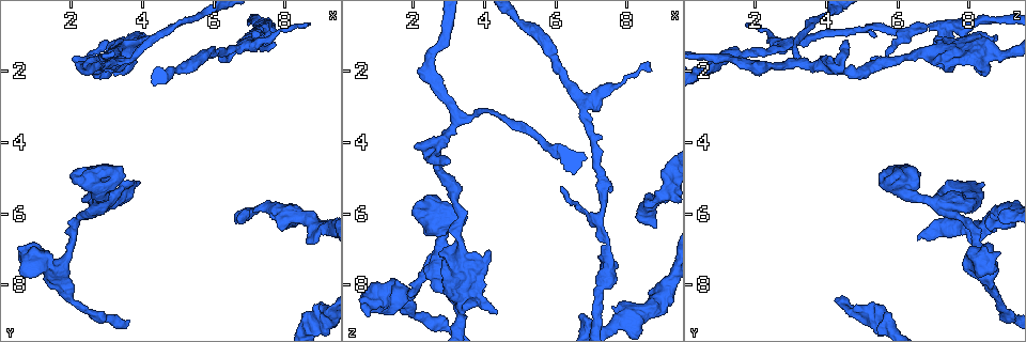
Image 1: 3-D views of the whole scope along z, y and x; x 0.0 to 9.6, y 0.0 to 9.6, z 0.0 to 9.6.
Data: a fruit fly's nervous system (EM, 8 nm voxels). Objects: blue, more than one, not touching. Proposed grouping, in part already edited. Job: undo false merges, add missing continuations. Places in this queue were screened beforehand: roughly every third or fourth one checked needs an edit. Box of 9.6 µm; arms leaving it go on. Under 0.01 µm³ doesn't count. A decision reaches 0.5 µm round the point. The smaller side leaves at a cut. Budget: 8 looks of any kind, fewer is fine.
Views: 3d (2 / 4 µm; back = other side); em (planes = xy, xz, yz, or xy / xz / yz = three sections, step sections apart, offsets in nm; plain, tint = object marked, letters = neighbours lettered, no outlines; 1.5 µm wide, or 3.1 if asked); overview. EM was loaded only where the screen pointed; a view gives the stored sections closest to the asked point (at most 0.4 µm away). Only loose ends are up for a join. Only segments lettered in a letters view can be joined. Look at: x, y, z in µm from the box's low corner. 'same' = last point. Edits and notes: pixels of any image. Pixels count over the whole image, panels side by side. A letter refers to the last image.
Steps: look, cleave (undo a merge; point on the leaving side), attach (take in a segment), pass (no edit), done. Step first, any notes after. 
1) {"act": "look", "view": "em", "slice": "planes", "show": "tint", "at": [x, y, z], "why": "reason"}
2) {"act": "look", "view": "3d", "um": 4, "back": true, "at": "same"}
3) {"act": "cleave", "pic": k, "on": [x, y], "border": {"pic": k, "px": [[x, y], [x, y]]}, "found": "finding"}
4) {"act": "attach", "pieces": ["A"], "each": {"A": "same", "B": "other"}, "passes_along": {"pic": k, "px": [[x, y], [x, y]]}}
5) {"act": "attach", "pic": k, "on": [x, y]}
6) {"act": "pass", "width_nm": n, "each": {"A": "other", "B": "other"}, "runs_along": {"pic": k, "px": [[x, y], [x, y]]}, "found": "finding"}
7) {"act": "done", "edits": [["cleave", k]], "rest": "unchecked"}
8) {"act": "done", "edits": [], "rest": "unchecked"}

{"act": "look", "view": "em", "slice": "yz", "step": 4, "show": "letters", "at": [6.90, 1.25, 2.90], "why": "a fork"}

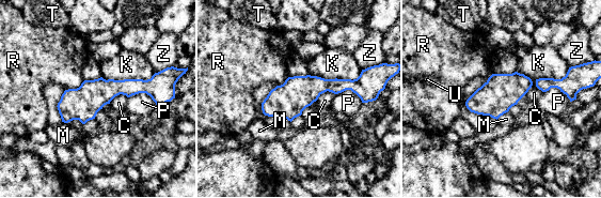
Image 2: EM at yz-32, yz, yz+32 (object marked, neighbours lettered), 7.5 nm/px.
{"act": "look", "view": "em", "slice": "planes", "show": "letters", "at": "same"}

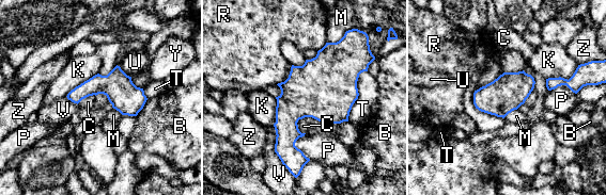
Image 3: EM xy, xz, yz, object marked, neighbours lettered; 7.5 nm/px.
{"act": "pass", "width_nm": 80, "each": {"B": "other", "C": "other", "K": "other", "M": "other", "P": "other", "R": "other", "T": "other", "U": "other", "V": "other", "Y": "other", "Z": "other"}, "border": {"pic": 3, "px": [[345, 33], [338, 41], [327, 43]]}, "found": "all the same neuron"}

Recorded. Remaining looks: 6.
{"act": "look", "view": "em", "slice": "xy", "step": 4, "show": "tint", "at": [8.70, 0.70, 1.95], "why": "free end"}

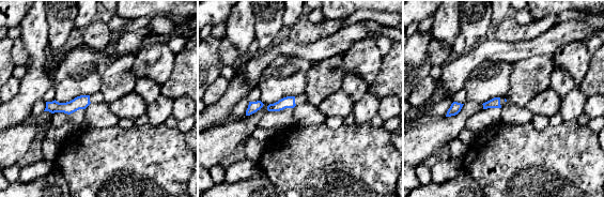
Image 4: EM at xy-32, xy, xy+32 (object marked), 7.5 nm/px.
{"act": "look", "view": "em", "slice": "planes", "show": "letters", "at": "same", "why": "cut it another way"}

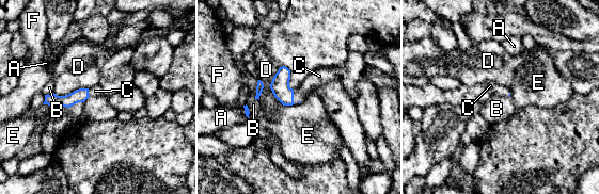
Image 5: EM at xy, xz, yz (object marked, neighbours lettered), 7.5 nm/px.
{"act": "attach", "pieces": ["C"], "longest_contact_nm": ["D", 280], "each": {"A": "other", "B": "other", "C": "same", "D": "other", "E": "other", "F": "other"}, "passes_along": {"pic": 5, "px": [[280, 85], [293, 97], [318, 77]]}, "found": "it goes on there"}

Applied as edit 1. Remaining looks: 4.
{"act": "look", "view": "em", "slice": "planes", "show": "letters", "at": [6.20, 1.55, 5.30], "why": "an open end"}

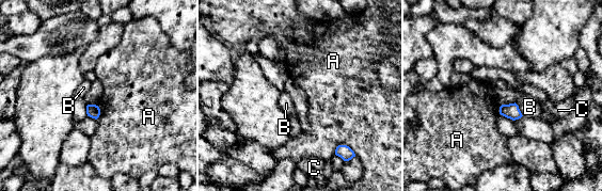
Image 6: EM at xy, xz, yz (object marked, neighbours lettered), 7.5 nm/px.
{"act": "pass", "width_nm": 100, "longest_contact_nm": ["A", 150], "each": {"A": "other", "B": "other", "C": "other"}, "found": "none of them fits"}

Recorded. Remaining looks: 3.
{"act": "done", "edits": [["attach", 5]], "rest": "unchecked"}

